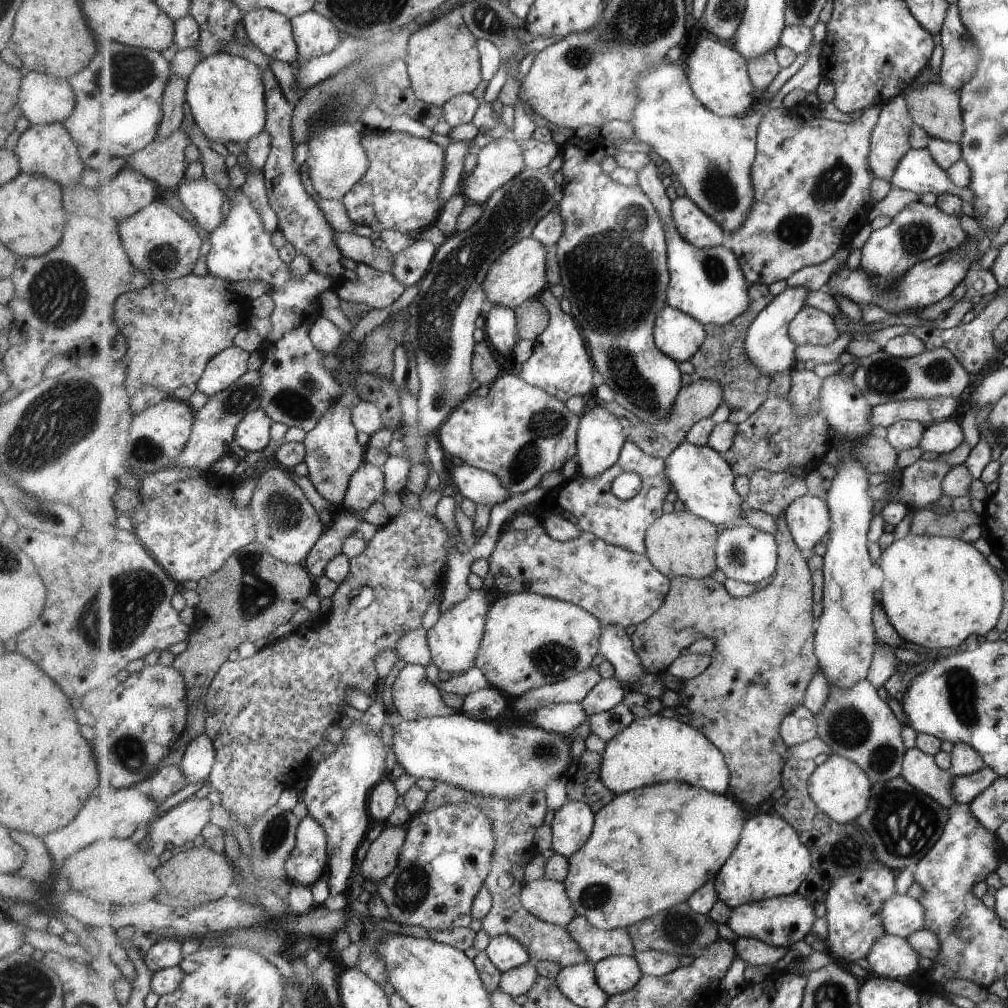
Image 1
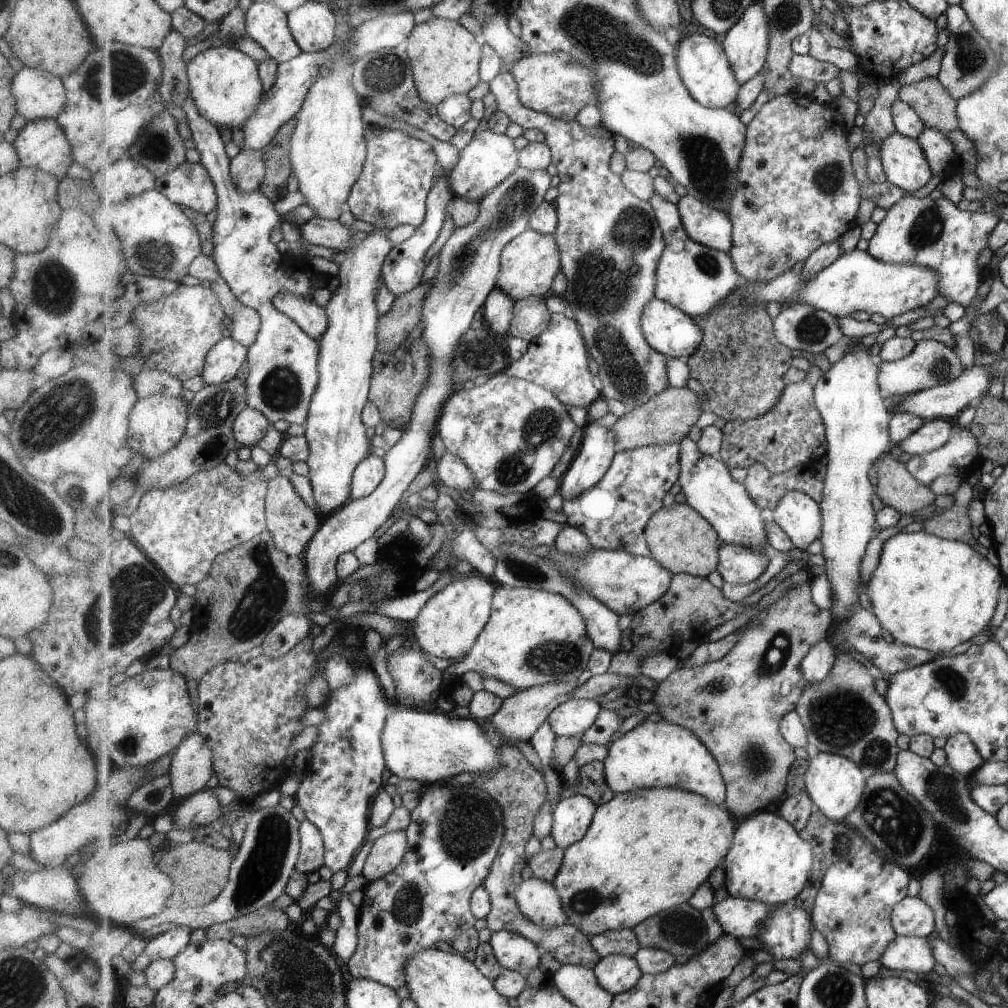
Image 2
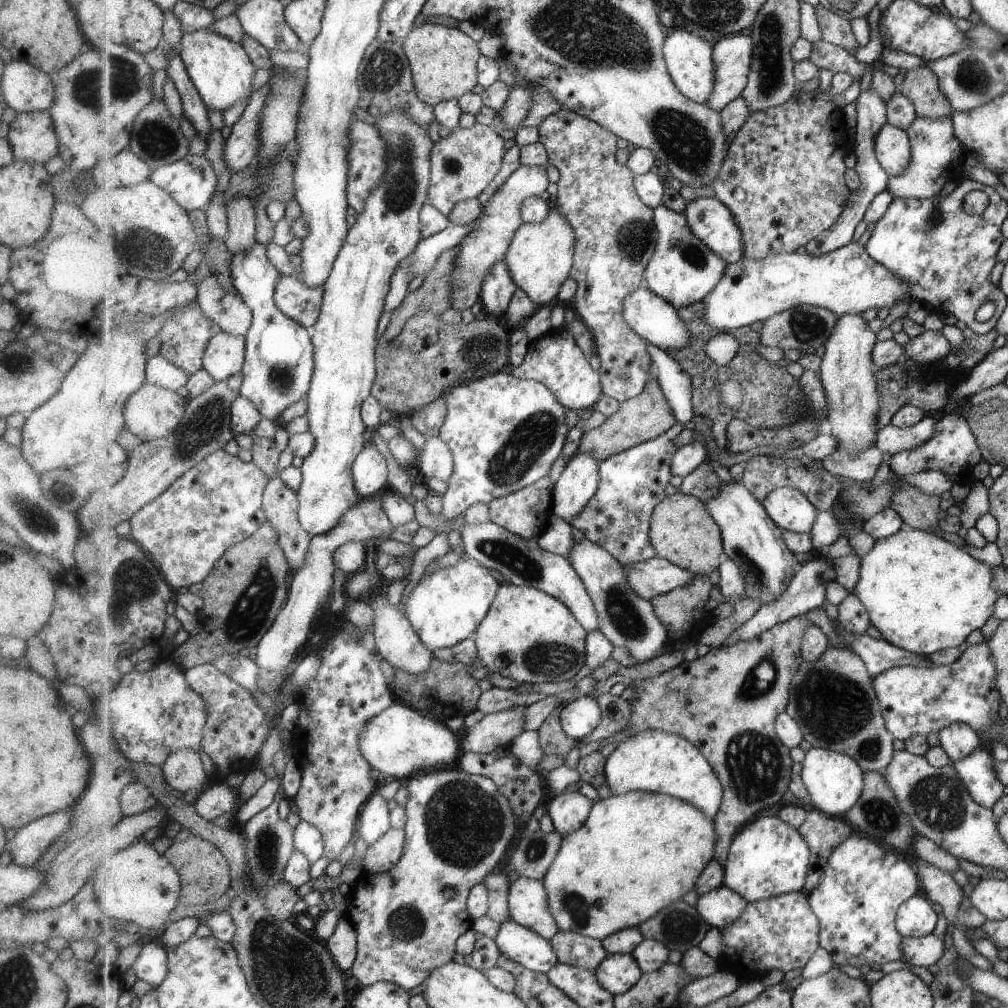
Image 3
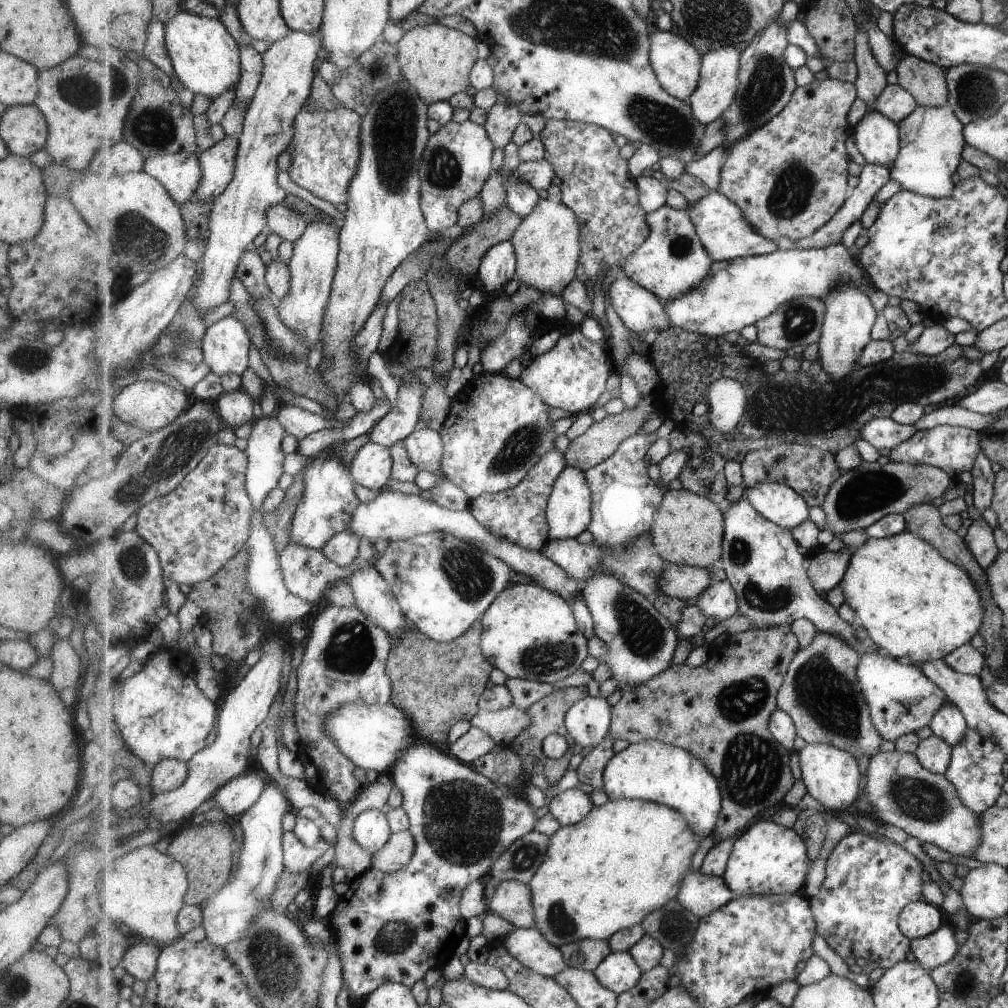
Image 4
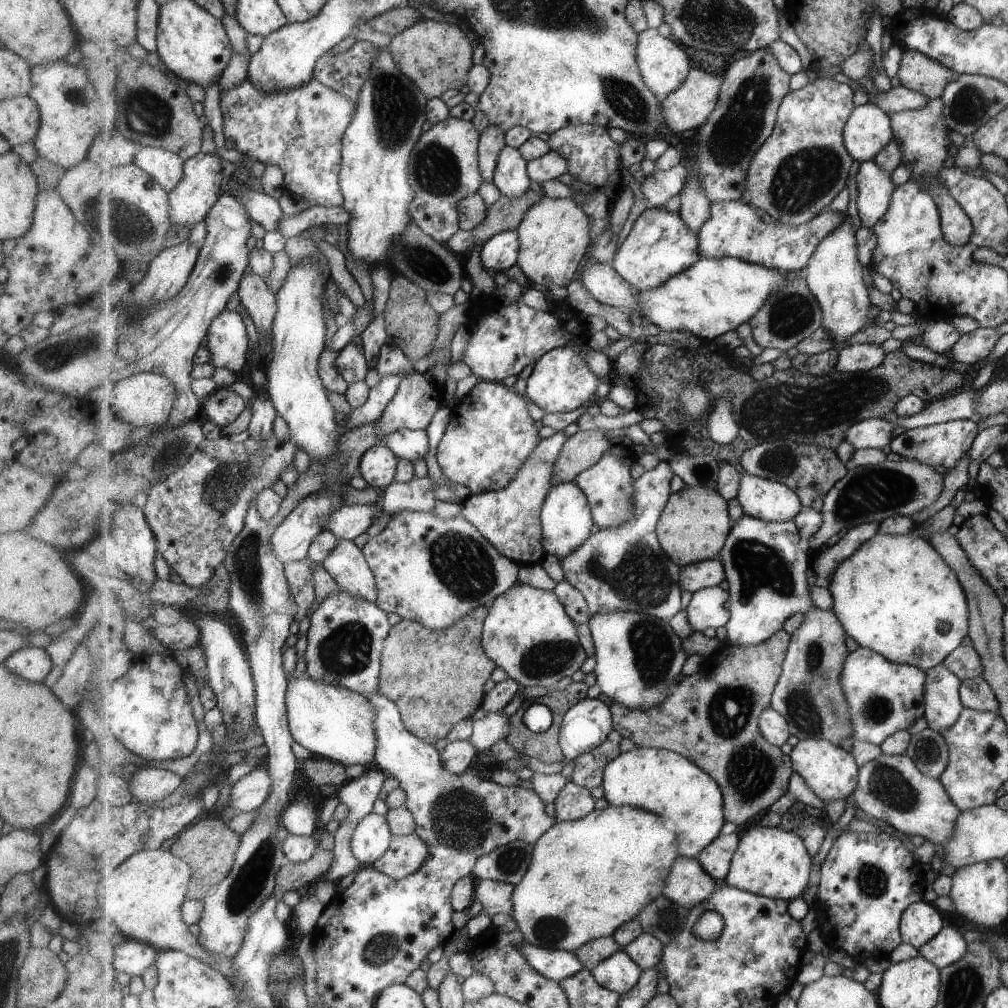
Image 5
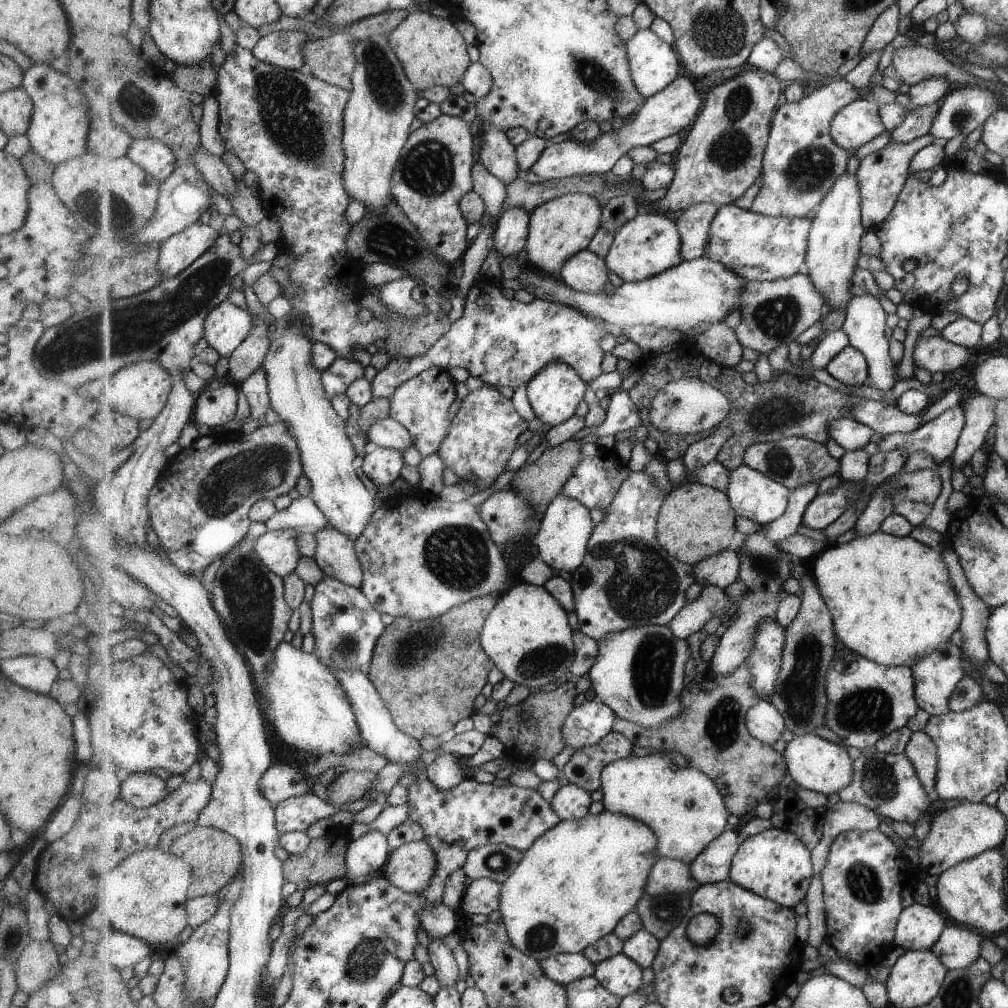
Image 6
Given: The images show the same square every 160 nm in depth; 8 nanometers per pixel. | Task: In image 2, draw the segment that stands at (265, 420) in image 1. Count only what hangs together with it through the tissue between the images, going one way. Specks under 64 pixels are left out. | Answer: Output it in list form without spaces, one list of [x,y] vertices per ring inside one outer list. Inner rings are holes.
[[[248,407],[239,414],[233,428],[239,445],[253,448],[265,436],[271,425],[272,423],[265,414],[261,413],[261,410]]]

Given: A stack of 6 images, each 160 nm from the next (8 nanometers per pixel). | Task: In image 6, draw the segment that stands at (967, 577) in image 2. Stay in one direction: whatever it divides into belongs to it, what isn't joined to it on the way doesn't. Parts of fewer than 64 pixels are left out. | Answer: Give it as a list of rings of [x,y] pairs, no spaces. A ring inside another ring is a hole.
[[[881,530],[866,537],[856,537],[848,543],[841,545],[830,543],[826,544],[820,554],[815,557],[813,573],[811,574],[820,587],[821,594],[824,595],[825,602],[832,610],[834,625],[839,640],[851,650],[865,655],[868,659],[877,661],[885,666],[903,665],[912,667],[920,658],[932,653],[939,645],[949,642],[949,636],[960,626],[962,620],[961,602],[950,585],[950,578],[945,562],[942,561],[938,550],[929,548],[913,540],[909,535],[906,537],[896,537]]]

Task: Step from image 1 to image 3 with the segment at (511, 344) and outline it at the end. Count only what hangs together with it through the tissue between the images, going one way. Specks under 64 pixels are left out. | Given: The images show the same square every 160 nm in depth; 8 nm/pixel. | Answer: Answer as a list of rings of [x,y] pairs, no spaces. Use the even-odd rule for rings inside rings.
[[[506,260],[497,261],[485,280],[484,288],[481,291],[483,310],[487,315],[507,314],[513,295],[517,292],[519,286],[513,280]]]

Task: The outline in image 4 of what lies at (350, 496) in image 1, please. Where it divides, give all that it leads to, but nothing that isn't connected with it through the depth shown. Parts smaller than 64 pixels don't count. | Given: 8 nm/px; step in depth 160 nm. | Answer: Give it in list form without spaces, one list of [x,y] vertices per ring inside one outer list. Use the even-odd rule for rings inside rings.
[[[369,441],[351,461],[352,476],[354,480],[367,488],[383,490],[392,479],[391,452],[386,446]]]

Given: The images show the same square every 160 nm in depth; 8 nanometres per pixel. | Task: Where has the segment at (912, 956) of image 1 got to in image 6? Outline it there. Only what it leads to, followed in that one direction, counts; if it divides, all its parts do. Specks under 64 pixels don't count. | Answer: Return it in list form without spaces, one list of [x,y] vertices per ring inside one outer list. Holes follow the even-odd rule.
[[[949,924],[945,926],[930,951],[940,958],[945,968],[962,969],[971,965],[979,956],[979,944],[981,944],[979,933],[975,934],[967,928]]]

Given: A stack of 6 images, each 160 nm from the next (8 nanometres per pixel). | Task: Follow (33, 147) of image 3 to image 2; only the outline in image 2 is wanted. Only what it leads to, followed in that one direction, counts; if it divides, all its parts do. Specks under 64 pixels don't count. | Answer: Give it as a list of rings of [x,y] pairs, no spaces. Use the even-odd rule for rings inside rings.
[[[53,118],[27,120],[23,128],[17,131],[17,135],[11,144],[21,167],[41,170],[46,174],[51,174],[57,180],[66,176],[65,171],[73,163],[71,148],[67,144],[61,128]]]

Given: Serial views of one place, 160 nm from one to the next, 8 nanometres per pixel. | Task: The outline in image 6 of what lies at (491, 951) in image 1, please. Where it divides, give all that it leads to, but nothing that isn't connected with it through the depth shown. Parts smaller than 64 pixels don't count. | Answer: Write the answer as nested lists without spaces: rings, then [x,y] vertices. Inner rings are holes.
[[[561,953],[540,962],[549,978],[567,986],[573,981],[594,975],[596,964],[584,953]]]

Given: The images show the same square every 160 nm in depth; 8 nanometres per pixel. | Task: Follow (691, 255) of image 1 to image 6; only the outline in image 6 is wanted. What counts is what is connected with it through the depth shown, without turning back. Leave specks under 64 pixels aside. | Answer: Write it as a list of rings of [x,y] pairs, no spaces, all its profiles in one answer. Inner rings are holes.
[[[665,214],[637,215],[618,230],[605,260],[608,267],[624,282],[644,281],[679,266],[682,257],[682,234],[674,218]]]

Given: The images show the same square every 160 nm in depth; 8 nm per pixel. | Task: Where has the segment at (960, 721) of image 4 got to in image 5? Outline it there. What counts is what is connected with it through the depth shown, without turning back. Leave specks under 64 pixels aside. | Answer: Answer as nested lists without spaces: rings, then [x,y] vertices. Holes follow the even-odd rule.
[[[942,662],[924,671],[925,701],[924,719],[927,728],[945,733],[956,724],[964,706],[960,701],[960,679]]]

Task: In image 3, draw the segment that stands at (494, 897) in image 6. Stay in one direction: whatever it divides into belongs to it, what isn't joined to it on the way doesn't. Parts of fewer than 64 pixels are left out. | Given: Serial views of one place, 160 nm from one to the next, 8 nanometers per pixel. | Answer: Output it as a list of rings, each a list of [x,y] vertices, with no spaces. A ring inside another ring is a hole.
[[[519,877],[510,888],[508,903],[512,920],[551,940],[560,926],[550,909],[544,880]]]

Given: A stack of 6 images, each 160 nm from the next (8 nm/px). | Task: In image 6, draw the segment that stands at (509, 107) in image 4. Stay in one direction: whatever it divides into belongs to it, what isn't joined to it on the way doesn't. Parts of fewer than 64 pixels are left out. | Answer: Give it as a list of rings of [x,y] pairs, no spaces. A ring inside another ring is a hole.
[[[481,160],[476,162],[472,177],[474,189],[484,198],[486,213],[489,213],[490,217],[501,216],[502,206],[507,198],[506,182],[491,174]]]

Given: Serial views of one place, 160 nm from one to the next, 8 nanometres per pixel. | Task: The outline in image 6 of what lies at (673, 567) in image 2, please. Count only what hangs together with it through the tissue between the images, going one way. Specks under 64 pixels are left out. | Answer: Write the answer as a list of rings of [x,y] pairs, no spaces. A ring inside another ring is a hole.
[[[684,481],[667,496],[658,518],[658,539],[673,558],[696,565],[729,548],[736,537],[736,510],[726,492],[712,486]]]

